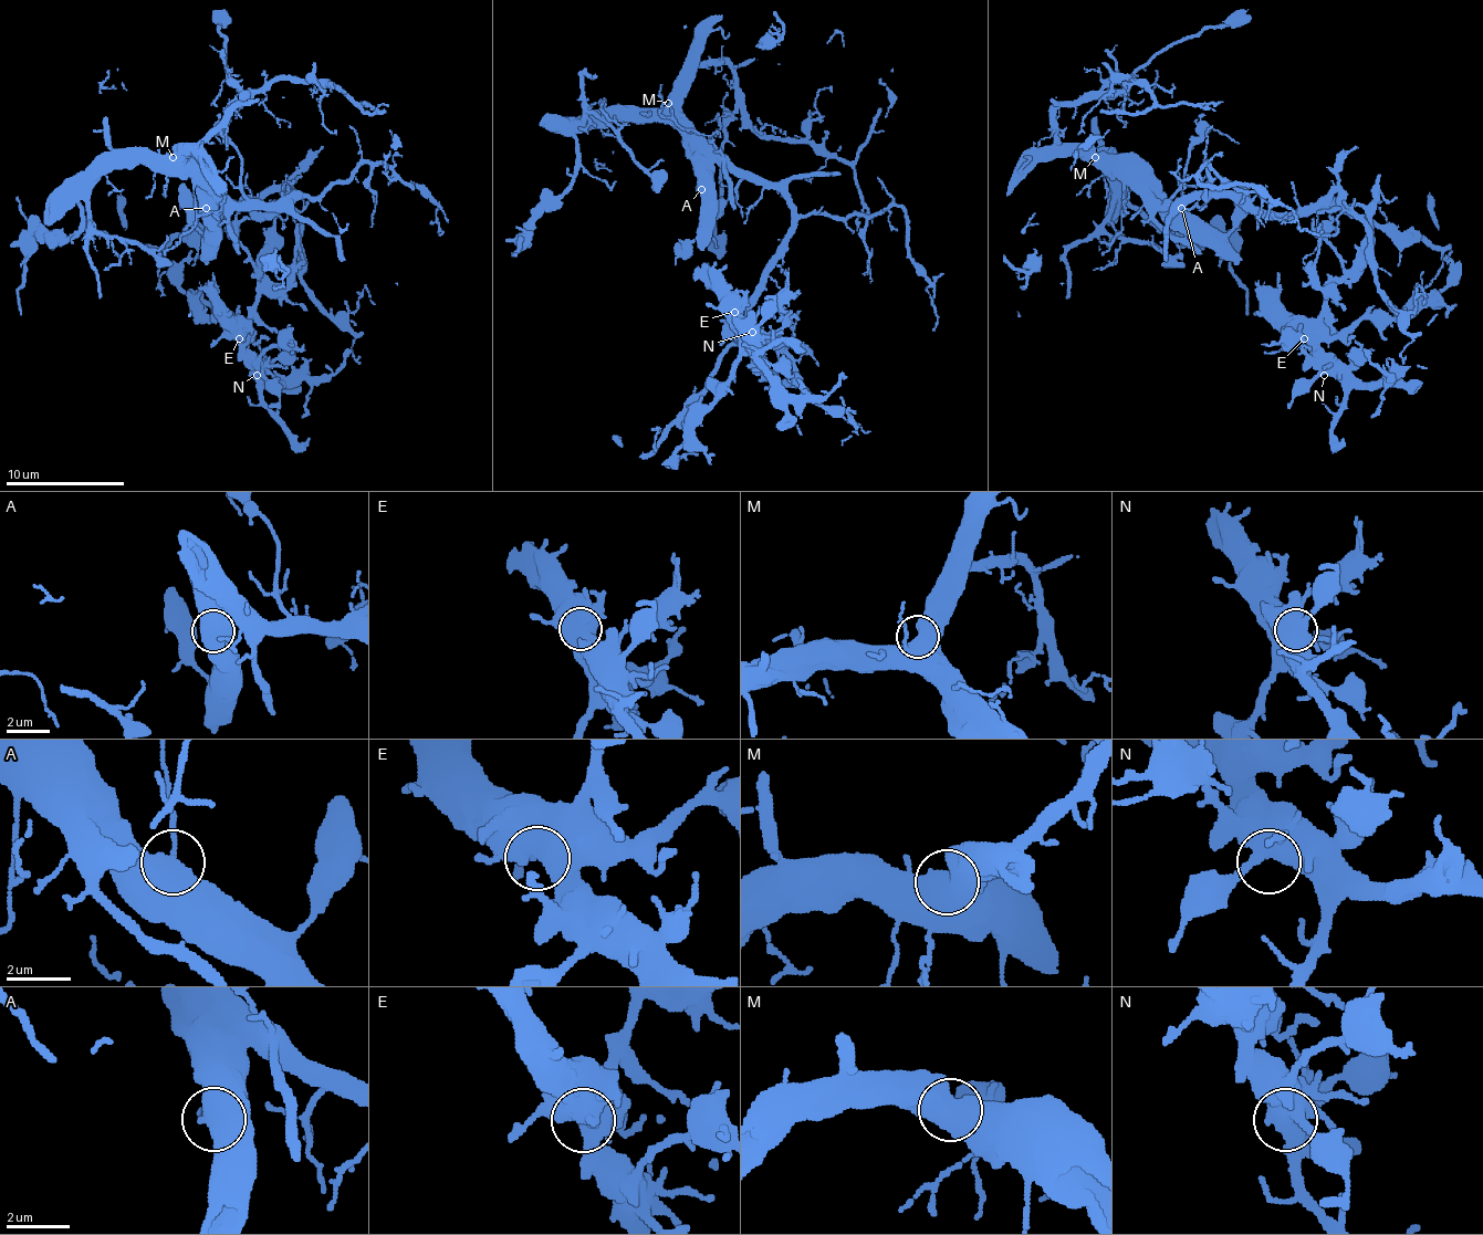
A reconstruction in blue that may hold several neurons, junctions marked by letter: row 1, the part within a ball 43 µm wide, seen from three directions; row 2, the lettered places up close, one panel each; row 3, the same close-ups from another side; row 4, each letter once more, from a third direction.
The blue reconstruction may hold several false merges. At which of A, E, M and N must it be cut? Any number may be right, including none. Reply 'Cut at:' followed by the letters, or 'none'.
Cut at: none

